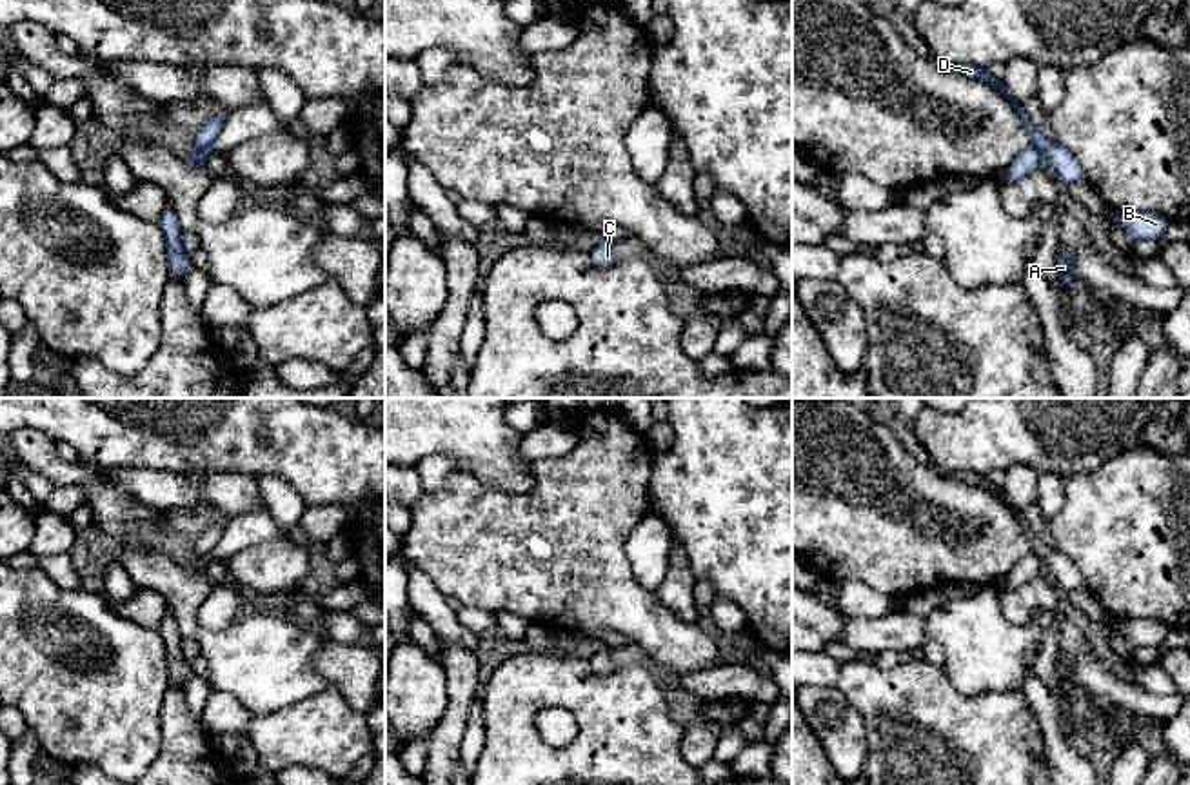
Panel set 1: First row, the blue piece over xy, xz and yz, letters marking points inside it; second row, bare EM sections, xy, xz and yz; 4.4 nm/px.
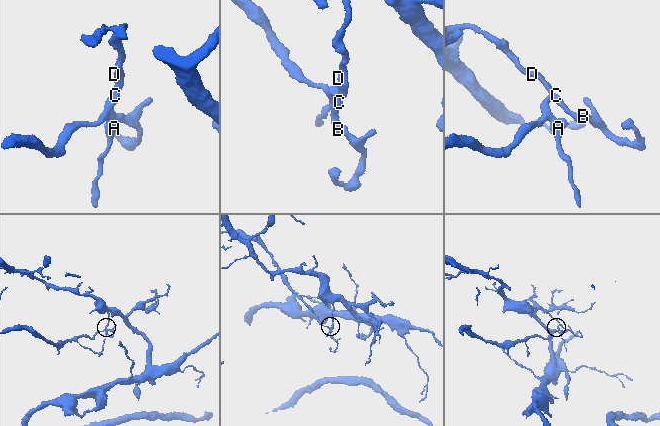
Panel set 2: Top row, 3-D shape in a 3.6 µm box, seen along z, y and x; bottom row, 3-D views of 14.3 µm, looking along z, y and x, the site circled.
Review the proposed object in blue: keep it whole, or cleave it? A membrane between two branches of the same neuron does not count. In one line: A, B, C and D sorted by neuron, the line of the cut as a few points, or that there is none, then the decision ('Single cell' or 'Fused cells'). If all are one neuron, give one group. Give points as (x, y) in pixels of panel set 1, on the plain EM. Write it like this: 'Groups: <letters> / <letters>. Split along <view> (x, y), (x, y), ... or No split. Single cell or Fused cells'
Groups: A B C / D. Split along yz (1047, 546), (1041, 555), (1032, 553). Fused cells

